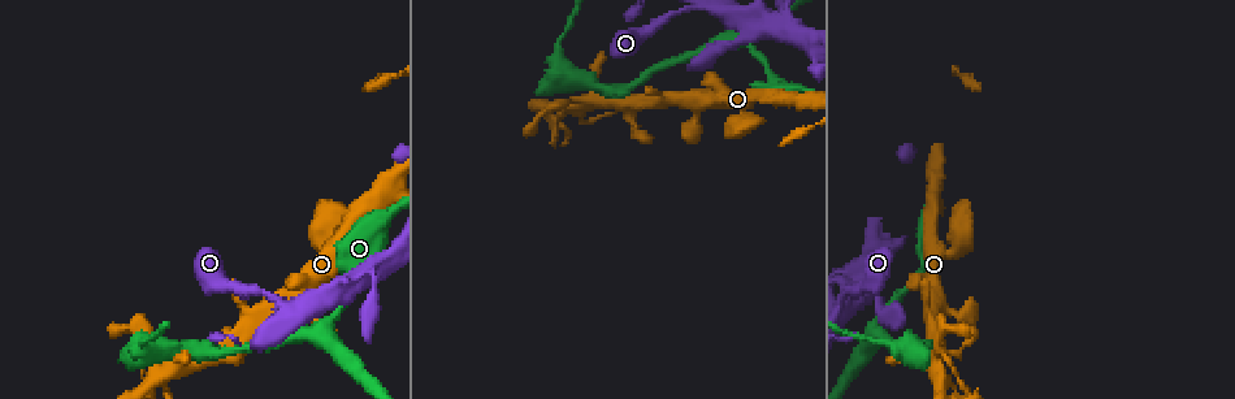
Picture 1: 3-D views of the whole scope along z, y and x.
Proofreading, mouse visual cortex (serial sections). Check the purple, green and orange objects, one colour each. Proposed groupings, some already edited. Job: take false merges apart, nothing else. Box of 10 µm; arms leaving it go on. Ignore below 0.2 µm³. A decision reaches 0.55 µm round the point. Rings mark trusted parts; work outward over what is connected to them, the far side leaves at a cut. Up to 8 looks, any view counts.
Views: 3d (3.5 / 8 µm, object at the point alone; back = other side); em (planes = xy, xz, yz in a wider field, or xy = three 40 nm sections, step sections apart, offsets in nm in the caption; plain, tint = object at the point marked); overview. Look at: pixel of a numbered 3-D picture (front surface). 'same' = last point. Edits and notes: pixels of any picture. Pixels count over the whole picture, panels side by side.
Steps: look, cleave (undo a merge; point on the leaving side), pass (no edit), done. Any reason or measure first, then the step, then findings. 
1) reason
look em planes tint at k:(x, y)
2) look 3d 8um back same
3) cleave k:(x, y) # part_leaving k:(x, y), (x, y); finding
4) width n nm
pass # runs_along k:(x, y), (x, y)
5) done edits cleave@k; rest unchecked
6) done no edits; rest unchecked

thick turns thin
look 3d 3.5um back at 1:(654, 27)

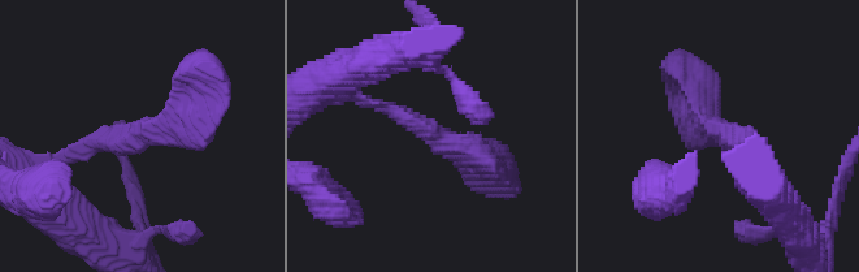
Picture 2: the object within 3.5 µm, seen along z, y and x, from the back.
arm_widths 150, 500 nm
look em xy step 1 tint at 2:(428, 132)

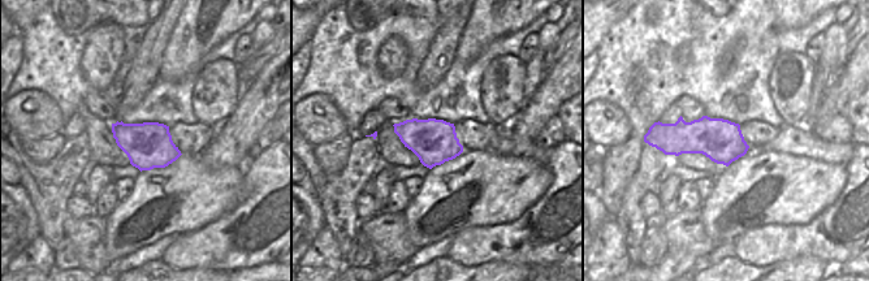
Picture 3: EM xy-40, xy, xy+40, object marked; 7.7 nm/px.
pass # runs_along 2:(198, 90), (174, 125), (66, 154); one cell here

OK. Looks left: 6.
thick turns thin
look 3d 3.5um back at 1:(577, 109)

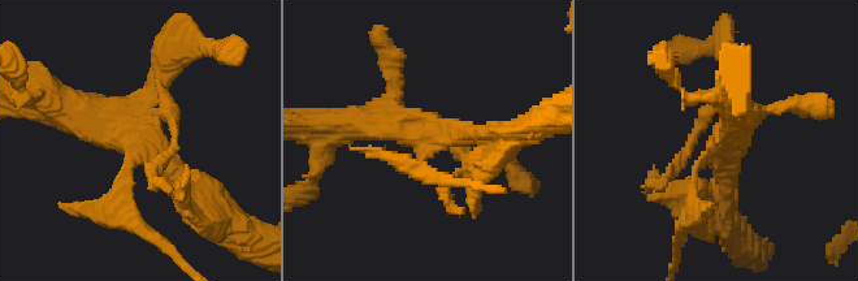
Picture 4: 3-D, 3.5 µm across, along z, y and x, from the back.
need the tissue
look em xy step 3 tint at 4:(433, 135)

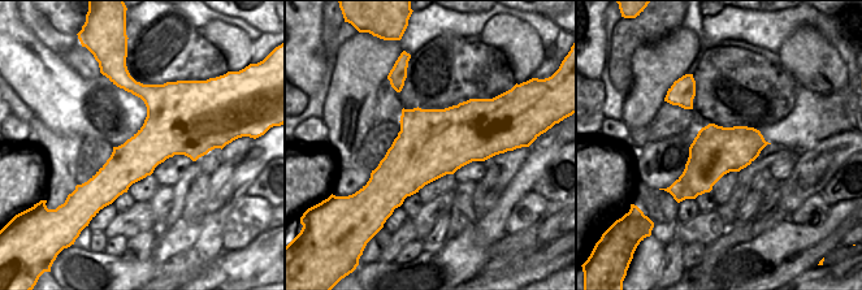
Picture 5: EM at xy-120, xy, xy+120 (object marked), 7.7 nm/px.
pass # runs_along 4:(65, 109), (125, 129), (181, 189); continuous, no second cell

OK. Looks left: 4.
look 3d 8um at 1:(765, 27)

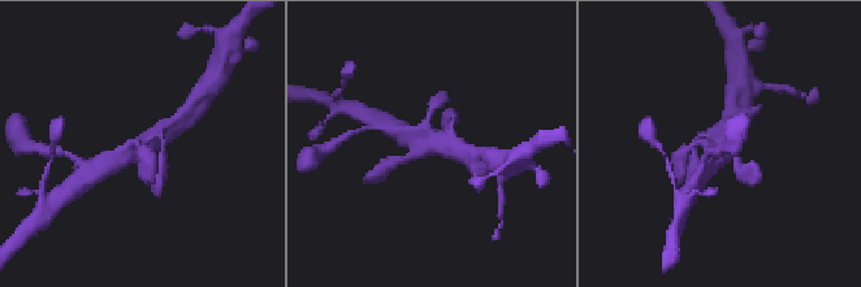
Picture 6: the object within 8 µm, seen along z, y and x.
closer look
look 3d 3.5um same

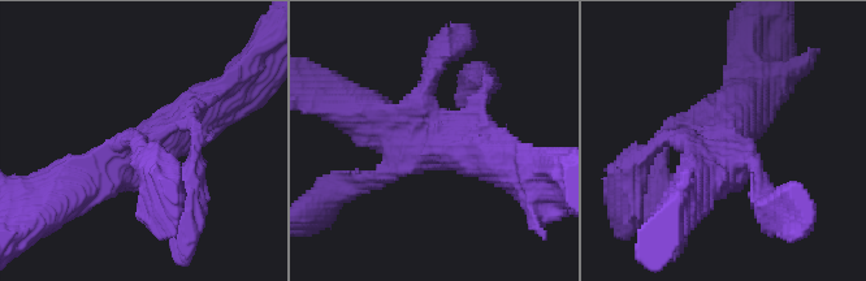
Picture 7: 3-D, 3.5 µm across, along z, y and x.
look em xy step 3 tint at 7:(432, 148)

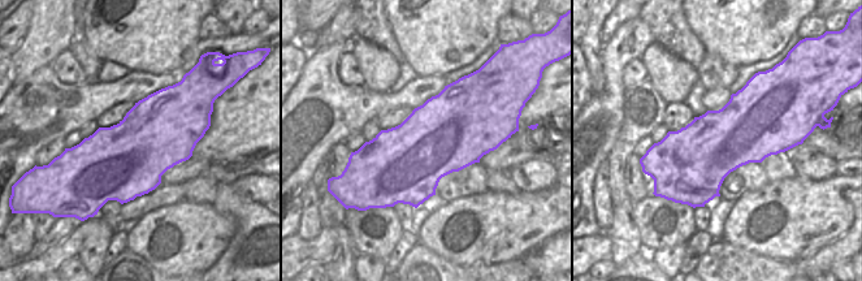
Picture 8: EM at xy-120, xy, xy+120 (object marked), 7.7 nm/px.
width 600 nm
pass # runs_along 7:(55, 199), (135, 159), (191, 116); one cell here

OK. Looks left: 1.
done no edits; rest unchecked

